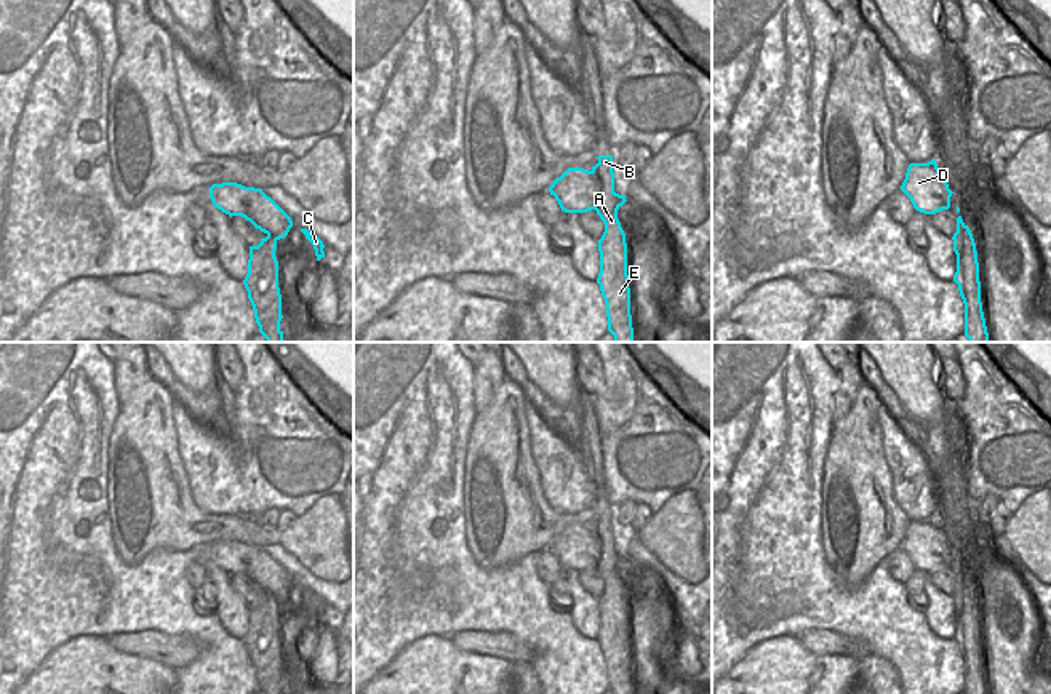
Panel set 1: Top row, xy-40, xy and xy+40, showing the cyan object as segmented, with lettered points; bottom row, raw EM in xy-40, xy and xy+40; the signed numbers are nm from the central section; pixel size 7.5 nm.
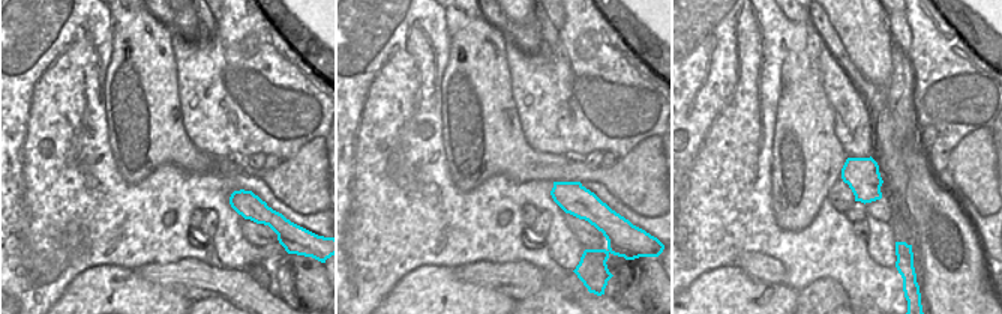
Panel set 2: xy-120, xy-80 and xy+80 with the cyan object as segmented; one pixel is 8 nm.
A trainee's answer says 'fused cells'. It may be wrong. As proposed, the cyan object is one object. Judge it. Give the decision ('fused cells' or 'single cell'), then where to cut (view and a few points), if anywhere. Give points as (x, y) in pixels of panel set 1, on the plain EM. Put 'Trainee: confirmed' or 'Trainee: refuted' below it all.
fused cells | xy (591, 530), (603, 549), (597, 568)
Trainee: confirmed

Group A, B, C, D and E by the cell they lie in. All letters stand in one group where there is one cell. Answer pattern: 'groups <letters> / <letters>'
groups A B E / C D

